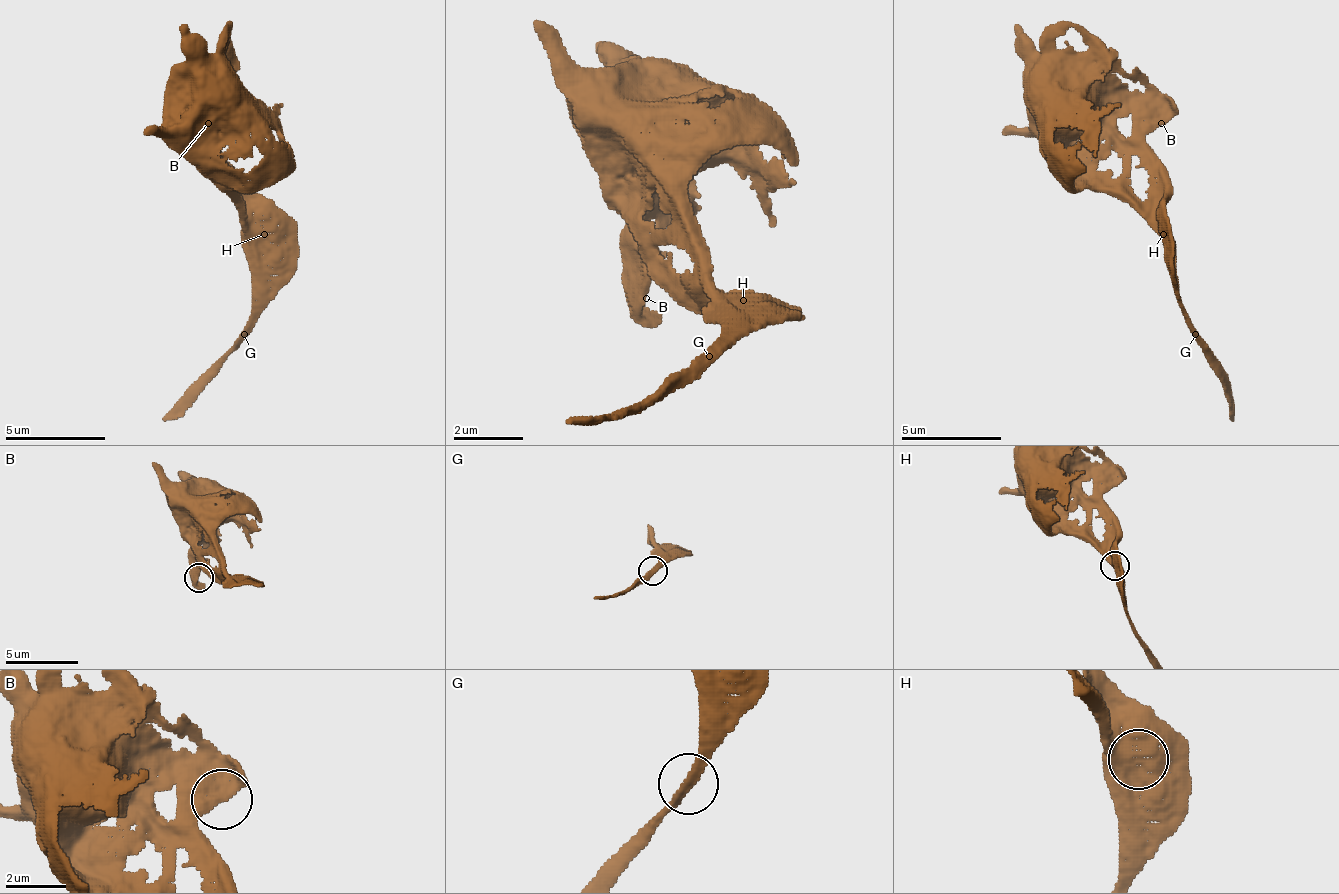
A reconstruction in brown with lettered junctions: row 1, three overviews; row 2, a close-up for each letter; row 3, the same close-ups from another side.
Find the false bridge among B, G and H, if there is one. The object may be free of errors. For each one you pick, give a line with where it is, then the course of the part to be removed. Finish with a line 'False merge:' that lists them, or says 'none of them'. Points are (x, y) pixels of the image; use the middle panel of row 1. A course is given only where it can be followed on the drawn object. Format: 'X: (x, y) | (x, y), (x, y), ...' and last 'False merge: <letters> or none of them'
False merge: none of them

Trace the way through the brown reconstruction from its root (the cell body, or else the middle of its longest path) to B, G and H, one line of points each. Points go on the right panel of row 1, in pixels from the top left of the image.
B: (1051, 108), (1046, 118), (1066, 128), (1111, 128), (1121, 118), (1161, 123)
G: (1051, 108), (1046, 123), (1161, 238), (1166, 263), (1176, 278), (1181, 313), (1196, 333)
H: (1051, 108), (1046, 123), (1056, 128), (1101, 173), (1111, 173), (1161, 223), (1161, 233)

